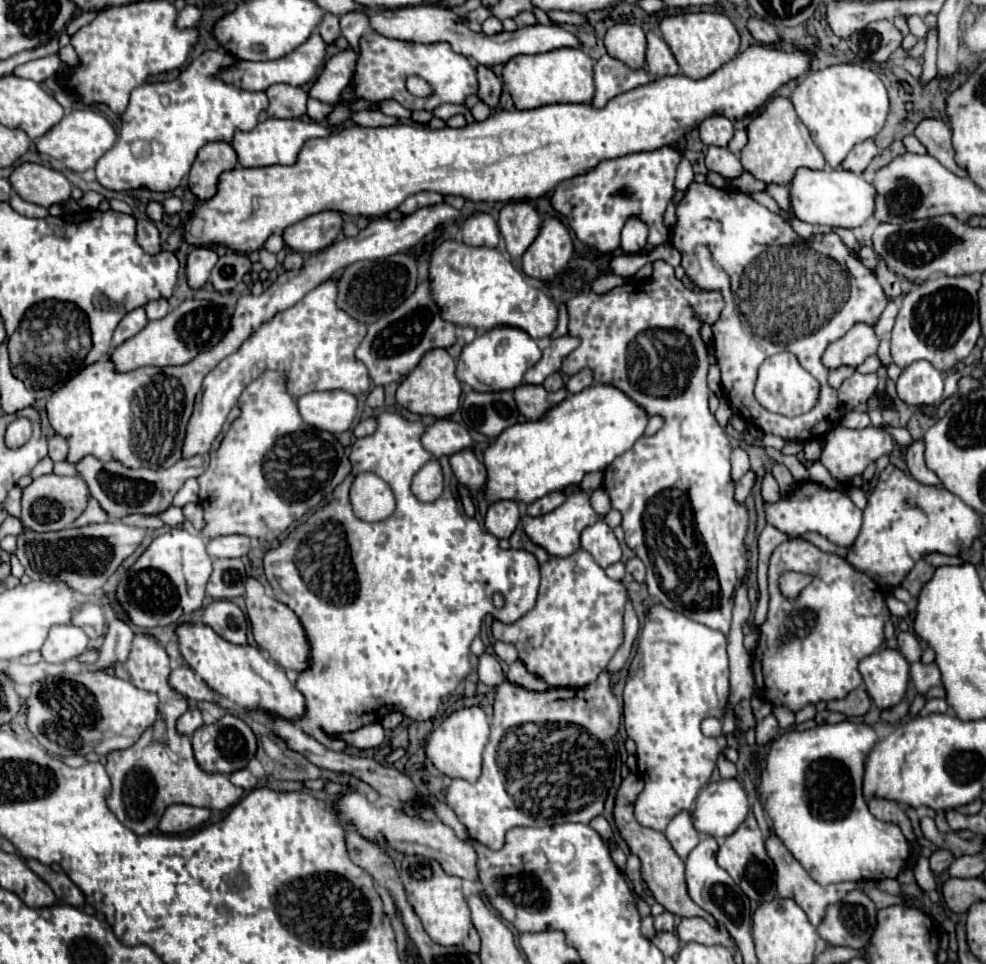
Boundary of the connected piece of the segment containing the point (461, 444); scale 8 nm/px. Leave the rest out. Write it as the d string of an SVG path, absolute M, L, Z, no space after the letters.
M435 420L431 426L425 428L421 436L421 444L427 452L439 456L449 456L463 448L471 448L471 436L465 426L453 420Z

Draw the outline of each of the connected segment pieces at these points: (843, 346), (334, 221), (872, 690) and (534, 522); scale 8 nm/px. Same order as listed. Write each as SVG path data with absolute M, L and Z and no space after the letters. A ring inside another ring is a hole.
M859 322L845 336L827 346L823 362L831 370L839 366L859 366L865 358L877 354L879 340L873 326Z
M319 212L283 232L283 242L295 252L319 252L335 242L343 228L339 212Z
M883 648L859 662L859 672L877 708L891 708L907 694L909 662L895 648Z
M579 490L579 492L569 494L567 500L559 508L555 508L553 512L545 514L545 516L523 514L521 522L523 522L525 534L529 536L529 540L533 540L533 544L545 548L551 556L571 556L573 552L577 552L581 548L579 546L579 536L581 536L583 528L595 524L597 522L597 514L591 508L589 494L583 492L583 490Z

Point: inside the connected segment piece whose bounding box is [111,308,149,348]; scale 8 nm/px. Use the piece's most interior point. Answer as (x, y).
(134, 321)

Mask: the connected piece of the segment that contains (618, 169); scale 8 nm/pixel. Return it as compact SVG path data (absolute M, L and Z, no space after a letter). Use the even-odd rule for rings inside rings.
M685 138L677 140L679 148L663 146L653 152L635 152L617 160L603 160L597 168L563 180L551 198L553 208L567 218L569 226L577 234L581 242L595 248L601 254L609 254L619 248L621 228L629 216L639 216L643 222L649 224L649 244L659 246L665 244L669 238L669 230L663 224L663 212L671 202L675 188L675 170L685 152ZM625 190L623 194L615 196L615 192Z

